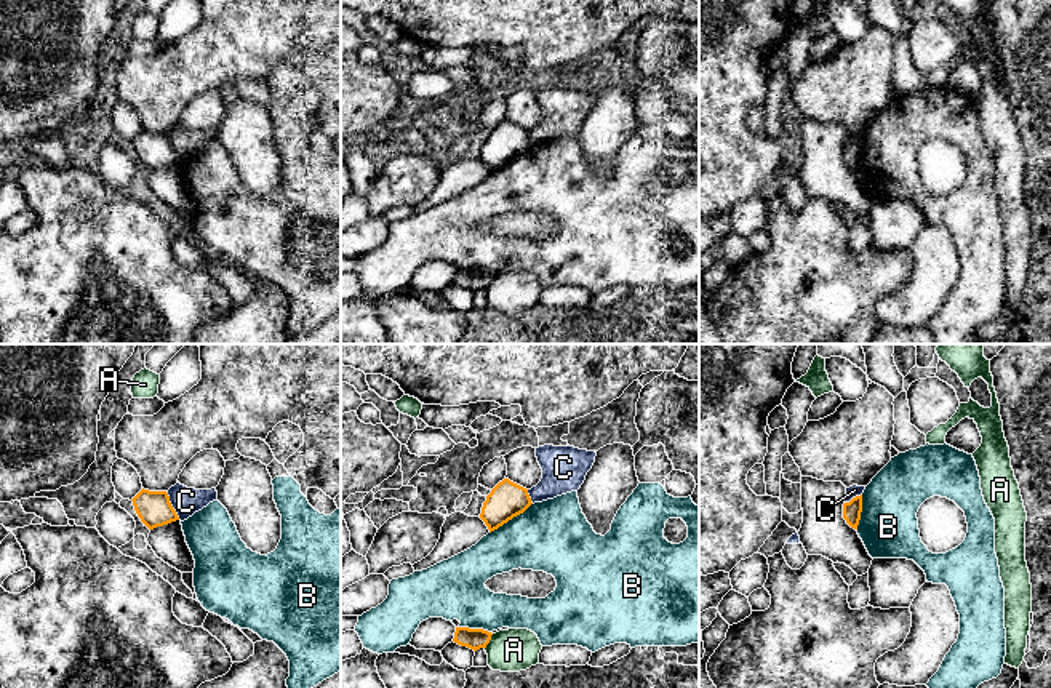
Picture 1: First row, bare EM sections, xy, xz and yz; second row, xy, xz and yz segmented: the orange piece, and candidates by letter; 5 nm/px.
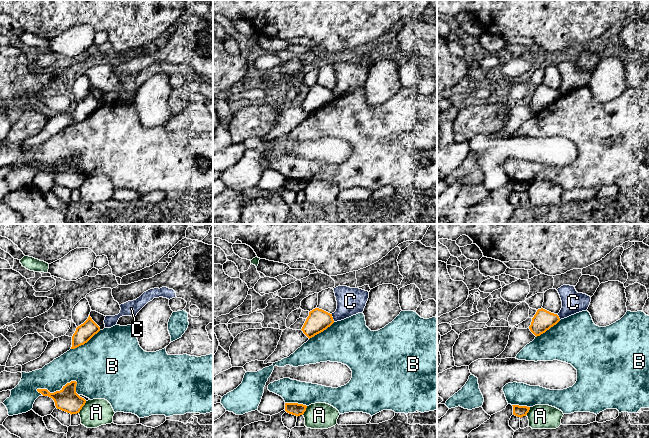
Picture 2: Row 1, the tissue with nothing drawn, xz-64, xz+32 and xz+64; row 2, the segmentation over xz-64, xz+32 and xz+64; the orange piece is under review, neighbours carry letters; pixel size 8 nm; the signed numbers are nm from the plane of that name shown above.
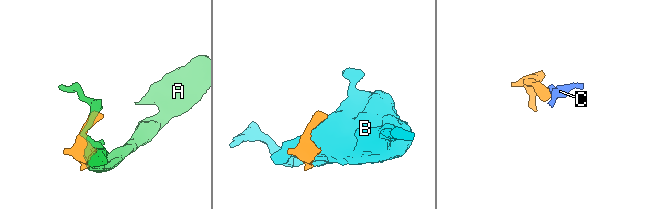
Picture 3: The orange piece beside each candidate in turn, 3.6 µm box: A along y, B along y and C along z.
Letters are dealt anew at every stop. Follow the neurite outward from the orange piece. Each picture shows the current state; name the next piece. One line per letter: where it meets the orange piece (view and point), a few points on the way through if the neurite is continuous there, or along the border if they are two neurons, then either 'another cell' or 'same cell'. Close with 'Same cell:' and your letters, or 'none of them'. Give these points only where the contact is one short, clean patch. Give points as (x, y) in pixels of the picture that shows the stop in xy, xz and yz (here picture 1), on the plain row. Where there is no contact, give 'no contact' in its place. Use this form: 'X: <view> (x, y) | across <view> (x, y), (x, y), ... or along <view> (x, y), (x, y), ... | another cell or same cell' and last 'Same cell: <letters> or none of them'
A: xz (488, 284) | another cell
B: xz (511, 160) | another cell
C: xy (171, 148) | along xy (167, 135), (179, 160) | another cell
Same cell: none of them

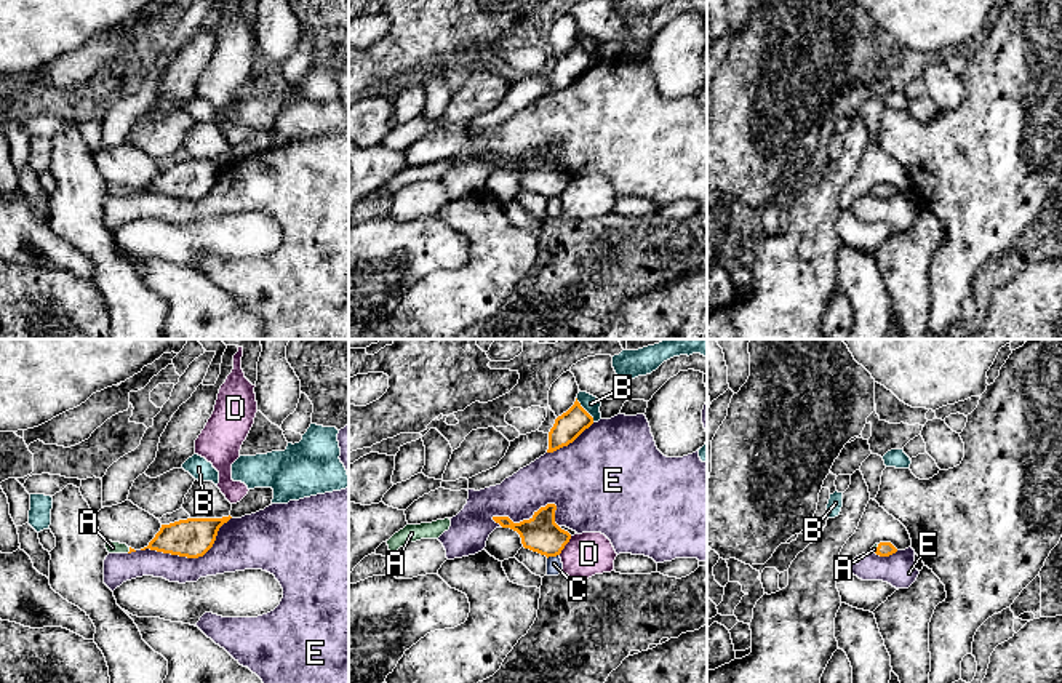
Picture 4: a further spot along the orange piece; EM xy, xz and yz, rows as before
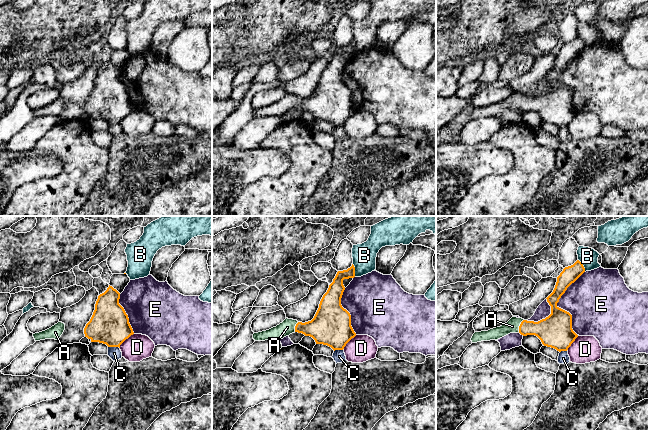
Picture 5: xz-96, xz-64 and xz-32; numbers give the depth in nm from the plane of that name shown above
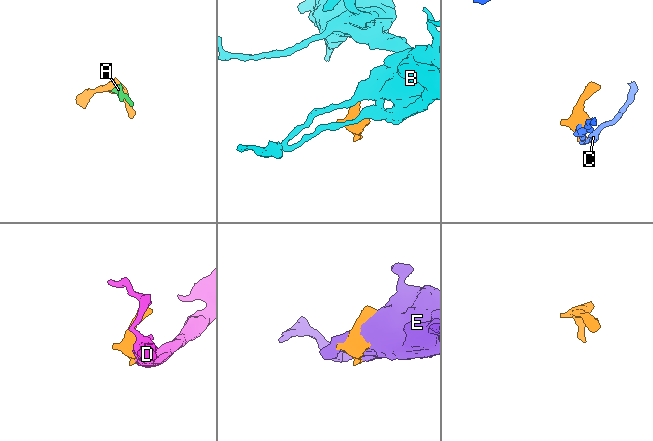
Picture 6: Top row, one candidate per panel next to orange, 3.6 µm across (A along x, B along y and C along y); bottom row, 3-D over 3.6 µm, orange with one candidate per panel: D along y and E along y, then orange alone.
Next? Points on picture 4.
A: yz (877, 191) | across yz (885, 191), (877, 191), (874, 191) | same cell
B: xz (584, 51) | along xz (576, 39), (594, 63) | another cell
C: xz (552, 197) | another cell
D: xz (565, 186) | another cell
E: xy (191, 199) | another cell
Same cell: A

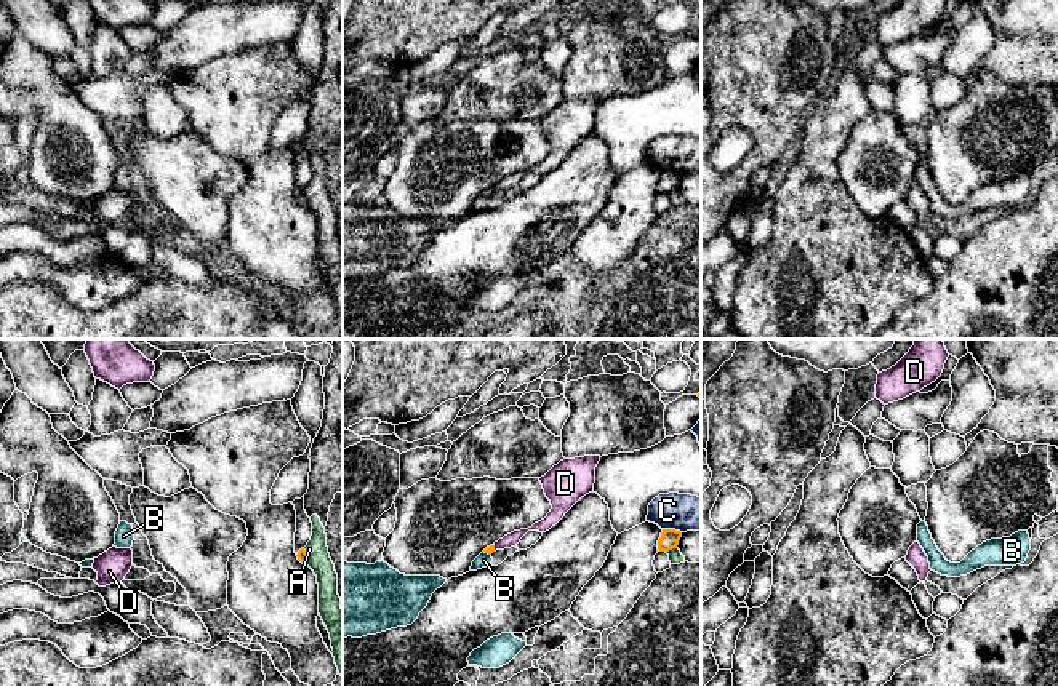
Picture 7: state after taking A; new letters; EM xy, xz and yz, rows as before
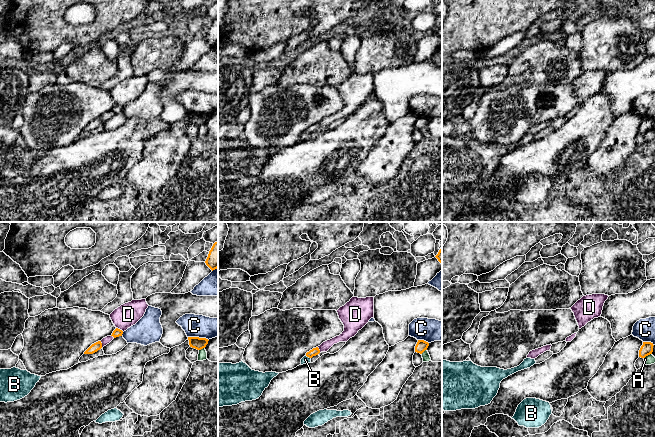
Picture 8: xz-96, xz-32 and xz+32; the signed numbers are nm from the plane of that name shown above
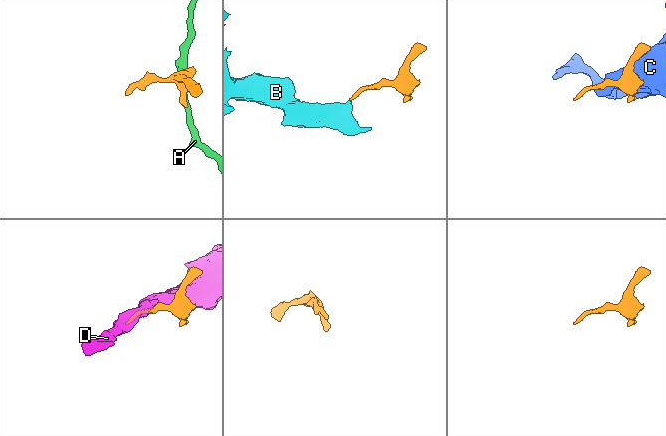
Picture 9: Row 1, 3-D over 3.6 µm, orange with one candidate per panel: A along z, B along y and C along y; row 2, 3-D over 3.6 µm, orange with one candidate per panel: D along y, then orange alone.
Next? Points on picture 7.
A: xz (671, 191) | another cell
B: xz (487, 194) | across xz (490, 191), (487, 194), (484, 202) | same cell
C: xz (673, 171) | another cell
D: xz (493, 189) | another cell
Same cell: B

